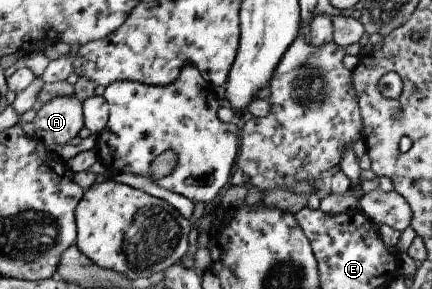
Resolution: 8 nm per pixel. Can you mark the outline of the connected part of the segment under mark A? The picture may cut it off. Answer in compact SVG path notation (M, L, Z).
M74 96L53 98L36 111L32 119L34 137L45 146L52 144L67 144L77 136L84 126L82 122L82 102Z

